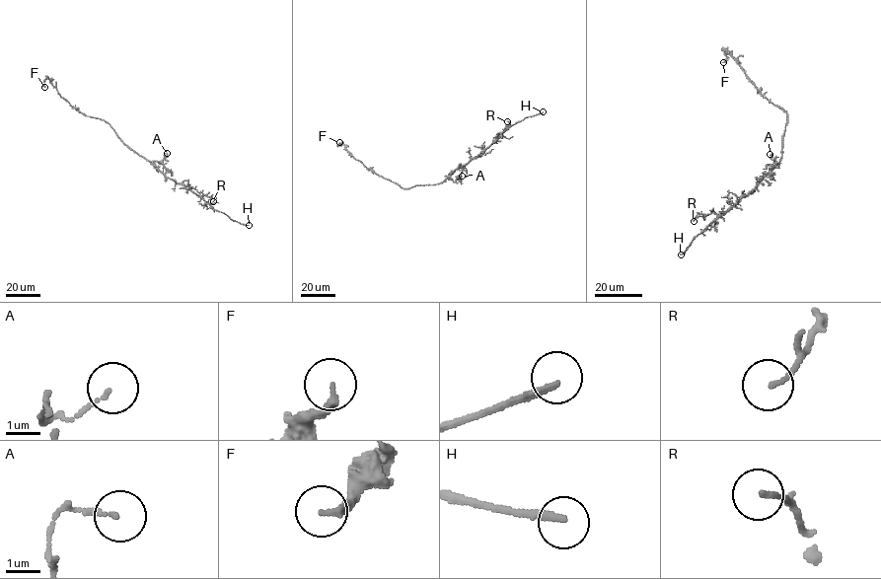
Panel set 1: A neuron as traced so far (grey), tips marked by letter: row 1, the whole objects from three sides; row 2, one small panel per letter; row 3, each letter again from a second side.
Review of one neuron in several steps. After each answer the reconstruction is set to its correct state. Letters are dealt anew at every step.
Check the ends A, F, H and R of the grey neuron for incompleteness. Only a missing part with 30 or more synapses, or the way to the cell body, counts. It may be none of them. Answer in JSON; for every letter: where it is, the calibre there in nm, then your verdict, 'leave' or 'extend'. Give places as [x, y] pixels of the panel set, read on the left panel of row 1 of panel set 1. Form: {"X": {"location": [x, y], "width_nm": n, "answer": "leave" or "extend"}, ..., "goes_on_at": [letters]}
{"A": {"location": [167, 153], "width_nm": 100, "answer": "leave"}, "F": {"location": [44, 87], "width_nm": 240, "answer": "leave"}, "H": {"location": [249, 225], "width_nm": 190, "answer": "leave"}, "R": {"location": [213, 201], "width_nm": 130, "answer": "leave"}, "goes_on_at": []}

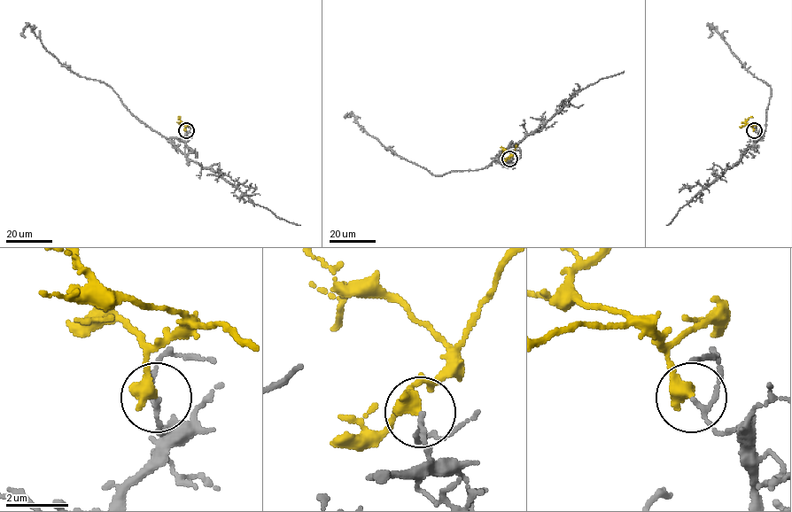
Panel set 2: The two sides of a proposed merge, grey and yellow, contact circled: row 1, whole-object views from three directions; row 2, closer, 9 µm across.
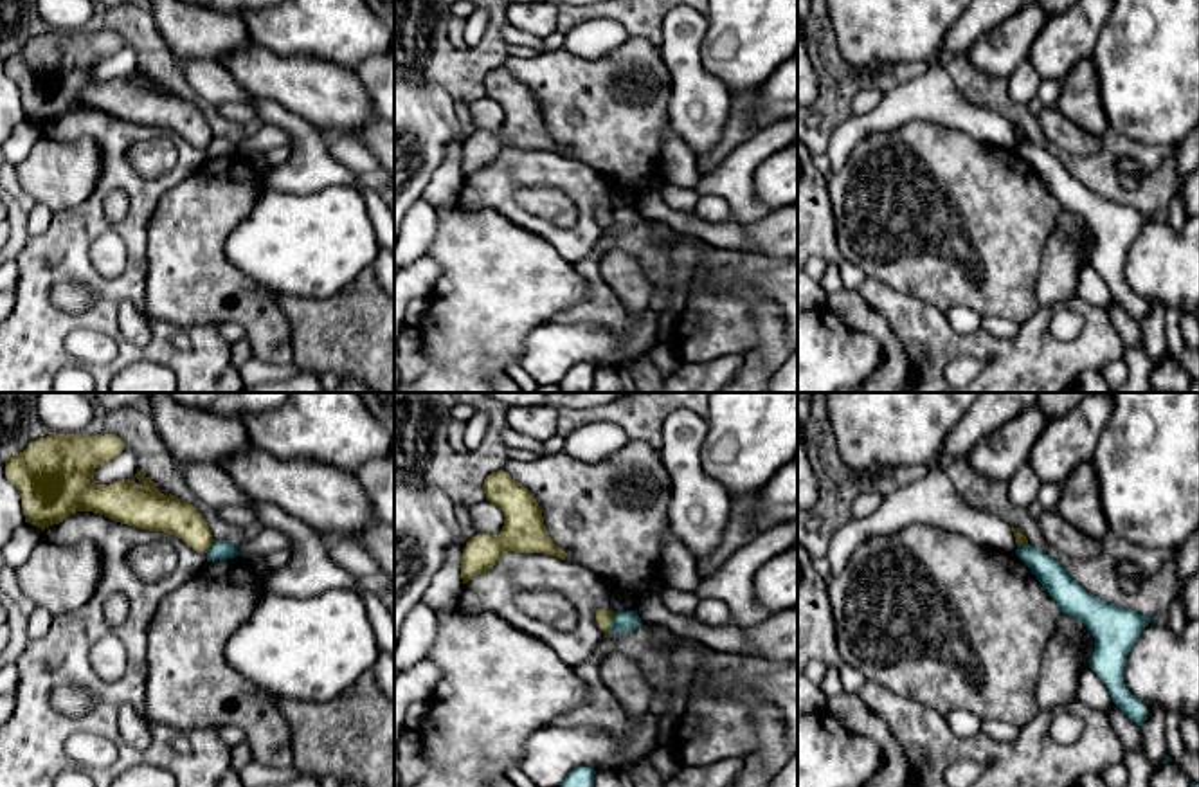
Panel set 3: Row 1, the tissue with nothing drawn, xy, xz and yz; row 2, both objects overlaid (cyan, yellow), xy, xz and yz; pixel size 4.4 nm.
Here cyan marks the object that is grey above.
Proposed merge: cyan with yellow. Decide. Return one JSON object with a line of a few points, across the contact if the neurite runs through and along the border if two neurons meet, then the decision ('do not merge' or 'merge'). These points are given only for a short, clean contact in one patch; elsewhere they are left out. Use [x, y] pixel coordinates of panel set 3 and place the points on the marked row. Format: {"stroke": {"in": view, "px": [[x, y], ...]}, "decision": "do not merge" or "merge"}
{"stroke": {"in": "xz", "px": [[614, 613], [613, 625], [607, 631]]}, "decision": "do not merge"}

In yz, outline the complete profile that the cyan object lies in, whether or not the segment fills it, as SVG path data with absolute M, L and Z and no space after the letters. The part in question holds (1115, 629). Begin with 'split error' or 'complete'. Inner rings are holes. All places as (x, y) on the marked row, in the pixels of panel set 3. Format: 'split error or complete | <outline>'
complete | M1030 544L1017 546L1017 556L1032 569L1064 614L1080 620L1095 638L1089 668L1107 686L1113 702L1138 726L1147 720L1147 706L1123 683L1123 666L1141 630L1158 616L1145 618L1116 607L1080 587L1059 560Z

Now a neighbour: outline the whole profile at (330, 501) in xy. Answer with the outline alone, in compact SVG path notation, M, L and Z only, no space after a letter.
M261 448L221 463L230 479L257 504L274 504L328 540L367 531L376 515L355 474L311 459L279 459Z

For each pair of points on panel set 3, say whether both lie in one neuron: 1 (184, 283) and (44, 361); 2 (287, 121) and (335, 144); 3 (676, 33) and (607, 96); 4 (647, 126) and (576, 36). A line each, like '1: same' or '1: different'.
1: different
2: different
3: different
4: different

